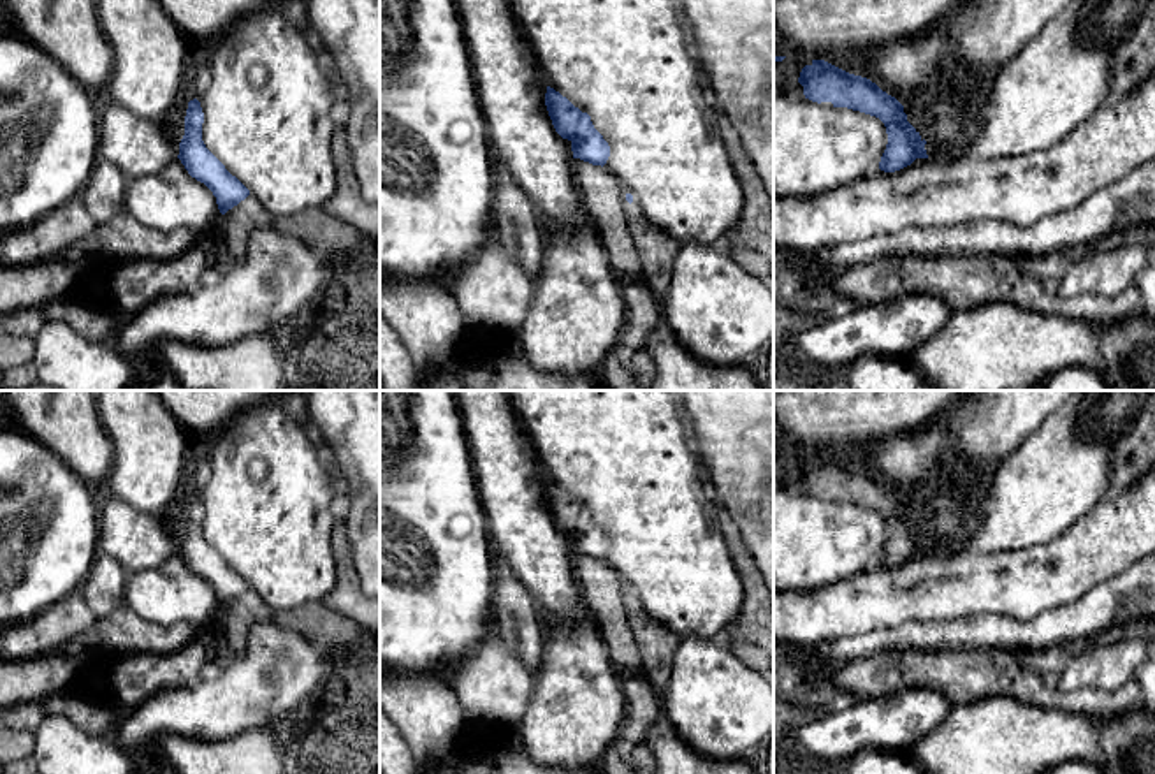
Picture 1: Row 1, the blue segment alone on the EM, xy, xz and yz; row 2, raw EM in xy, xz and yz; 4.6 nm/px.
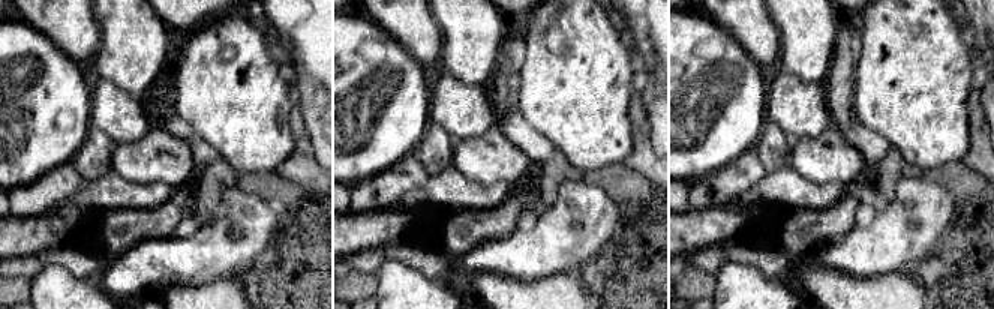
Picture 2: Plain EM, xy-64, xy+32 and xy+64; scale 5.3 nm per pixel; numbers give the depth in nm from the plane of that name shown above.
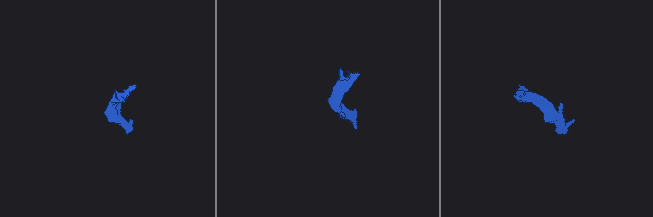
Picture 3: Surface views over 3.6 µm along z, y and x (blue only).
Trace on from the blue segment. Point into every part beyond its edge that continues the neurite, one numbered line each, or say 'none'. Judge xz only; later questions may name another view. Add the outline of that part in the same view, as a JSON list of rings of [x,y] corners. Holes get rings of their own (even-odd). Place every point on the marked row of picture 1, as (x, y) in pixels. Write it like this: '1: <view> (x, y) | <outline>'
none

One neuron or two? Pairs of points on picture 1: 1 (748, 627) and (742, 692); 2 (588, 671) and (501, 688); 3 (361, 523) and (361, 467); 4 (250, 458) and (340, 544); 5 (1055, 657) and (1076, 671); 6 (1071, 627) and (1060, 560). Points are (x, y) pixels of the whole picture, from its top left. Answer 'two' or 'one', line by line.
1: two
2: two
3: one
4: two
5: two
6: two

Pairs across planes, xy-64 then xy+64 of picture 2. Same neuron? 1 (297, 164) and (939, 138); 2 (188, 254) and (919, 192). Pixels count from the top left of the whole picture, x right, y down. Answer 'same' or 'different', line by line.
1: different
2: same

